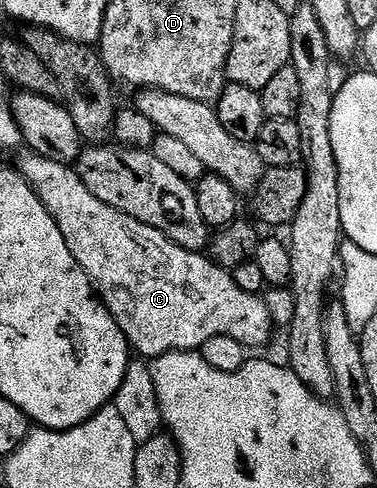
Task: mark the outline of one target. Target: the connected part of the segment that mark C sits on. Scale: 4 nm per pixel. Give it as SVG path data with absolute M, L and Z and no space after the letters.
M26 151L23 154L23 157L16 162L18 174L32 187L34 194L42 200L44 207L48 211L48 215L52 215L56 227L60 227L60 235L64 235L64 239L68 243L68 251L72 251L76 263L80 263L82 270L90 276L95 294L100 298L102 304L106 306L109 313L114 316L116 323L120 327L120 331L124 331L126 342L130 344L131 350L139 358L153 359L165 353L175 351L198 351L201 350L204 343L207 343L208 339L212 339L214 336L231 336L232 339L238 340L239 343L250 351L269 343L270 332L275 332L276 326L274 320L270 318L270 312L268 311L265 300L261 296L249 293L248 291L240 291L240 287L236 287L233 276L227 270L215 265L209 256L188 251L184 247L177 245L175 241L169 241L160 231L156 231L152 227L148 227L144 223L140 223L136 219L132 219L128 215L116 211L116 207L108 207L108 203L96 199L96 195L92 195L92 191L88 191L88 187L84 187L80 175L71 166L61 165L52 159L40 156L38 153Z

